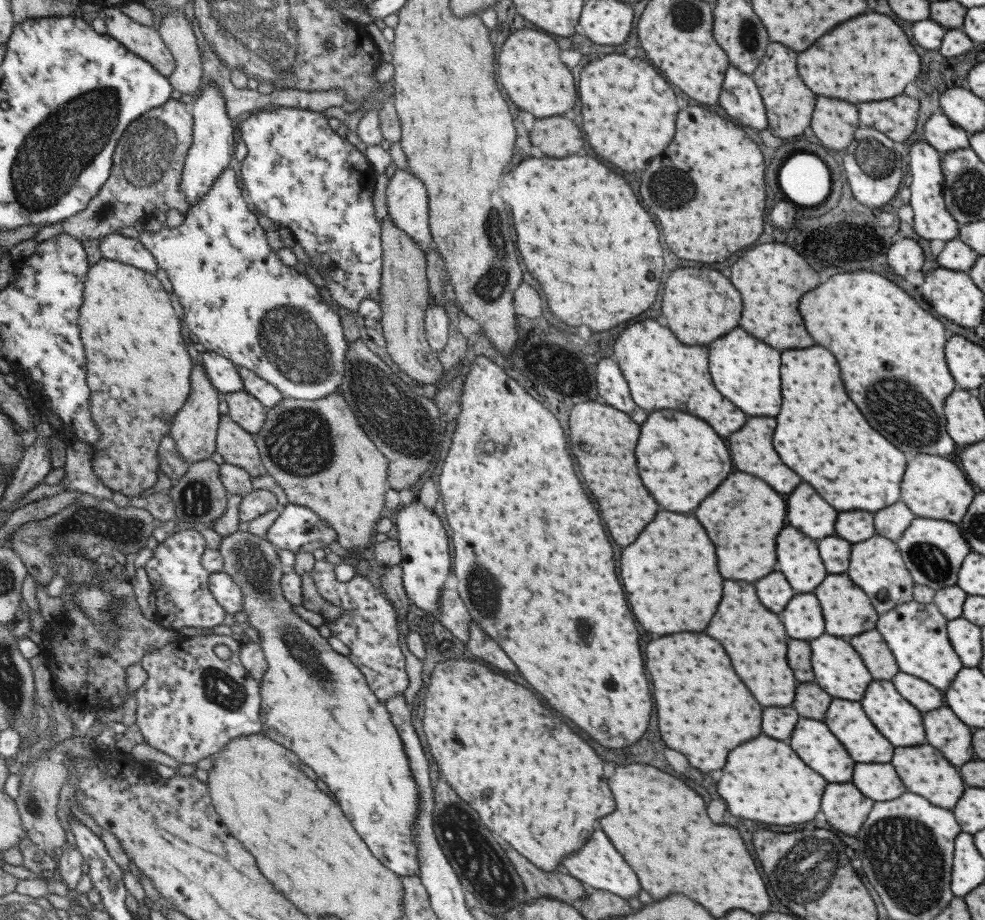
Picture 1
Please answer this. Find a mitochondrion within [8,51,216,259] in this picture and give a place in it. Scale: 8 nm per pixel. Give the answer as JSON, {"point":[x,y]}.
{"point":[152,152]}

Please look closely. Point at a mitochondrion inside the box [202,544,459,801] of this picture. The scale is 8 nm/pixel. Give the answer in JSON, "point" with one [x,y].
{"point":[303,651]}

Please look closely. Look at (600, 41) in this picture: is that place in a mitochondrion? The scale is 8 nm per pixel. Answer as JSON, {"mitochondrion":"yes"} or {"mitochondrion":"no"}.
{"mitochondrion":"no"}

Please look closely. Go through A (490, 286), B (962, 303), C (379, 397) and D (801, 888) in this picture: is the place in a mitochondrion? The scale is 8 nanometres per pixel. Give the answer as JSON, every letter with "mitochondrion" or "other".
{"A":"mitochondrion","B":"other","C":"mitochondrion","D":"mitochondrion"}

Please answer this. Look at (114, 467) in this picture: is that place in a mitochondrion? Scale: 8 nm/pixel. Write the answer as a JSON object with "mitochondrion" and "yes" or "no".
{"mitochondrion":"no"}

